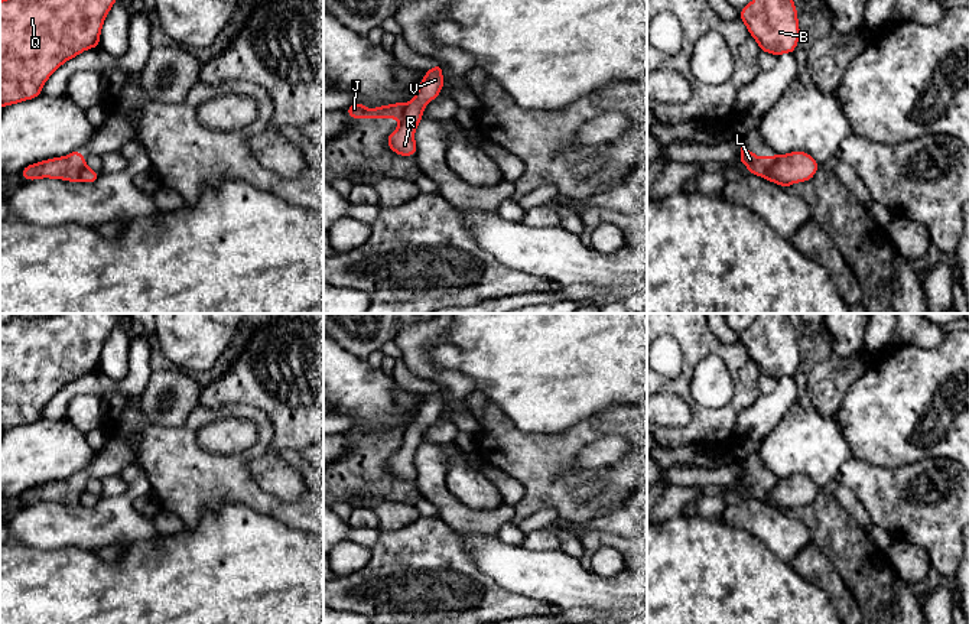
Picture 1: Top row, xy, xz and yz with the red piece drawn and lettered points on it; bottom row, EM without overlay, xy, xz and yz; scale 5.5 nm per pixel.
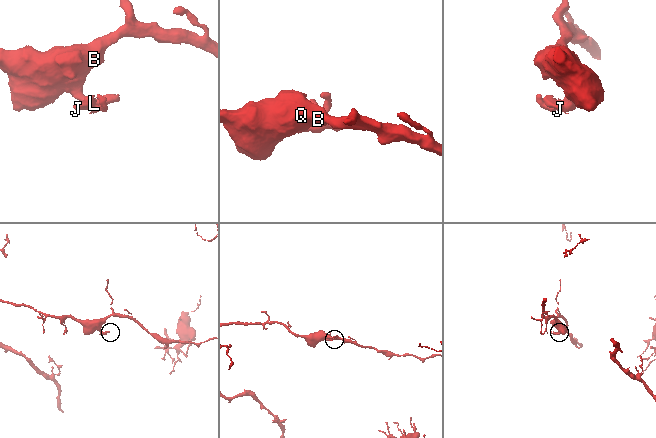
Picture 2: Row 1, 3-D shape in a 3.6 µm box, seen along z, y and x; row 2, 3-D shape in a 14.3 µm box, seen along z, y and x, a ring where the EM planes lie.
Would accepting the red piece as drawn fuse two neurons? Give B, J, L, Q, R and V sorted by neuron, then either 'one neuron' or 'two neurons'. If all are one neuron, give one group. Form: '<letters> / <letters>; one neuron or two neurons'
B Q R V / J L; two neurons

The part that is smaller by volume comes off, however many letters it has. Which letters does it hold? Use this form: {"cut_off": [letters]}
{"cut_off": ["J", "L"]}

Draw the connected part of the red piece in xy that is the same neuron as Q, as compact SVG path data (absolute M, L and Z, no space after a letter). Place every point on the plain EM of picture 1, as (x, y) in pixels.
M49 313L45 318L12 318L0 324L0 430L42 419L42 410L66 384L100 370L103 347L120 318L127 313Z

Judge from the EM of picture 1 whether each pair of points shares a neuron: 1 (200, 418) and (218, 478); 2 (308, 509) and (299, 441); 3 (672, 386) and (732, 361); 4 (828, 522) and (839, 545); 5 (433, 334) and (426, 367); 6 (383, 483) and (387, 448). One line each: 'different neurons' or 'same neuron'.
1: same neuron
2: different neurons
3: same neuron
4: same neuron
5: same neuron
6: same neuron

